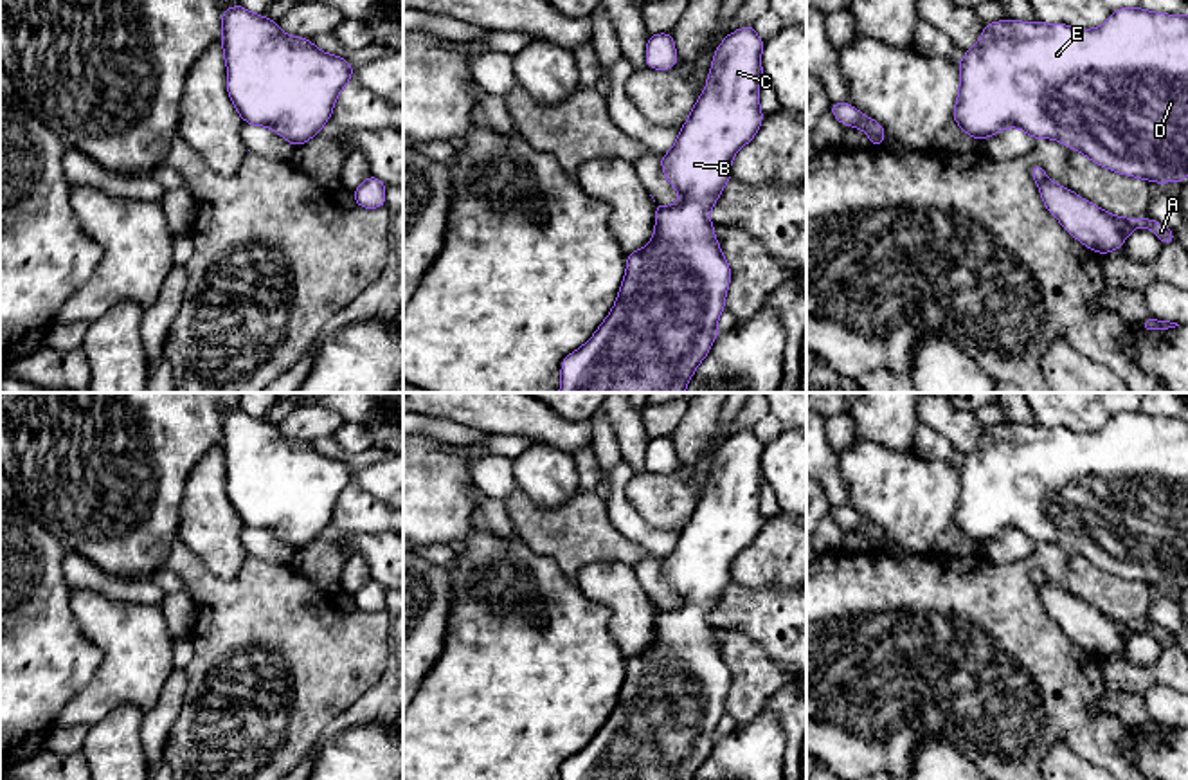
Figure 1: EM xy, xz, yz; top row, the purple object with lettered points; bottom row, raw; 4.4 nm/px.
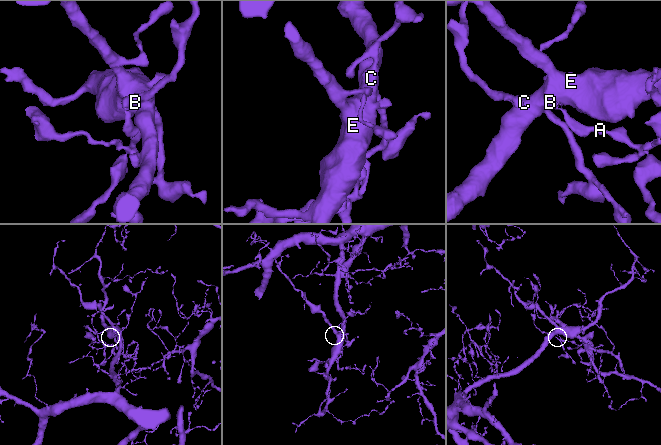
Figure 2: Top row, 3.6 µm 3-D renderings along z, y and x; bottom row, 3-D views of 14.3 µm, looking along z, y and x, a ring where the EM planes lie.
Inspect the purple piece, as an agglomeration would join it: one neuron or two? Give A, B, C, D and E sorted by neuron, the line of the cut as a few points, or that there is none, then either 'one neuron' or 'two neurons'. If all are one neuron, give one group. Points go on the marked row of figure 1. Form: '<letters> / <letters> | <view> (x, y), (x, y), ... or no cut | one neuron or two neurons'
A / B C D E | yz (1005, 126), (1019, 126) | two neurons

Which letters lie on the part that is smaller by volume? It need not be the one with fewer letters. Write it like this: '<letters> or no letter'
A

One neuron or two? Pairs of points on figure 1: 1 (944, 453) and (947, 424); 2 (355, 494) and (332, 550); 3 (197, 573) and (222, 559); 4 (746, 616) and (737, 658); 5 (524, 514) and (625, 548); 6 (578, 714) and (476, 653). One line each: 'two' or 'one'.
1: two
2: one
3: two
4: two
5: one
6: one

